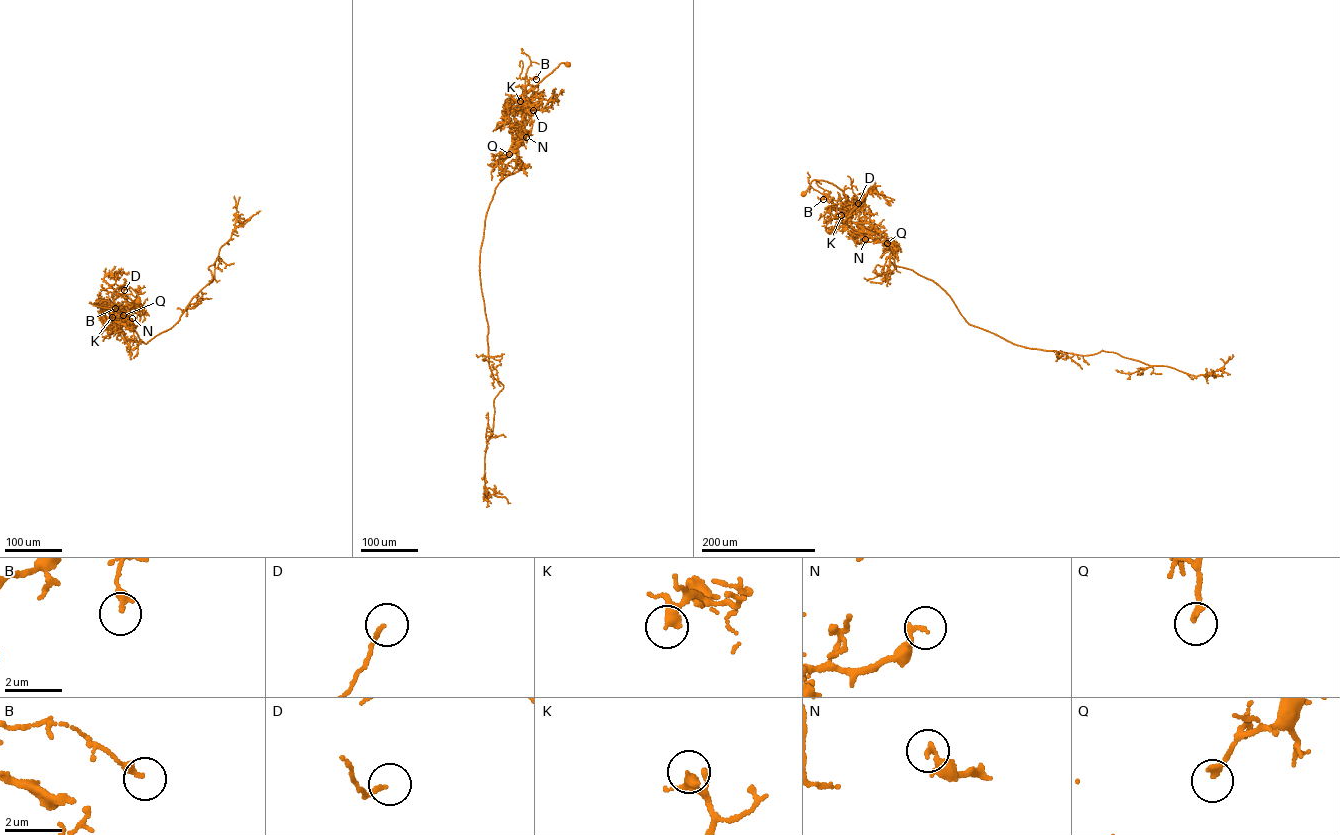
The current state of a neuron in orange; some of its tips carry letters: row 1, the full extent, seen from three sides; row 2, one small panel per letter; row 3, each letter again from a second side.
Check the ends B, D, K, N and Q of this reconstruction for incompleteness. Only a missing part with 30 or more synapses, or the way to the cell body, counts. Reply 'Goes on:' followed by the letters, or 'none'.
Goes on: Q

